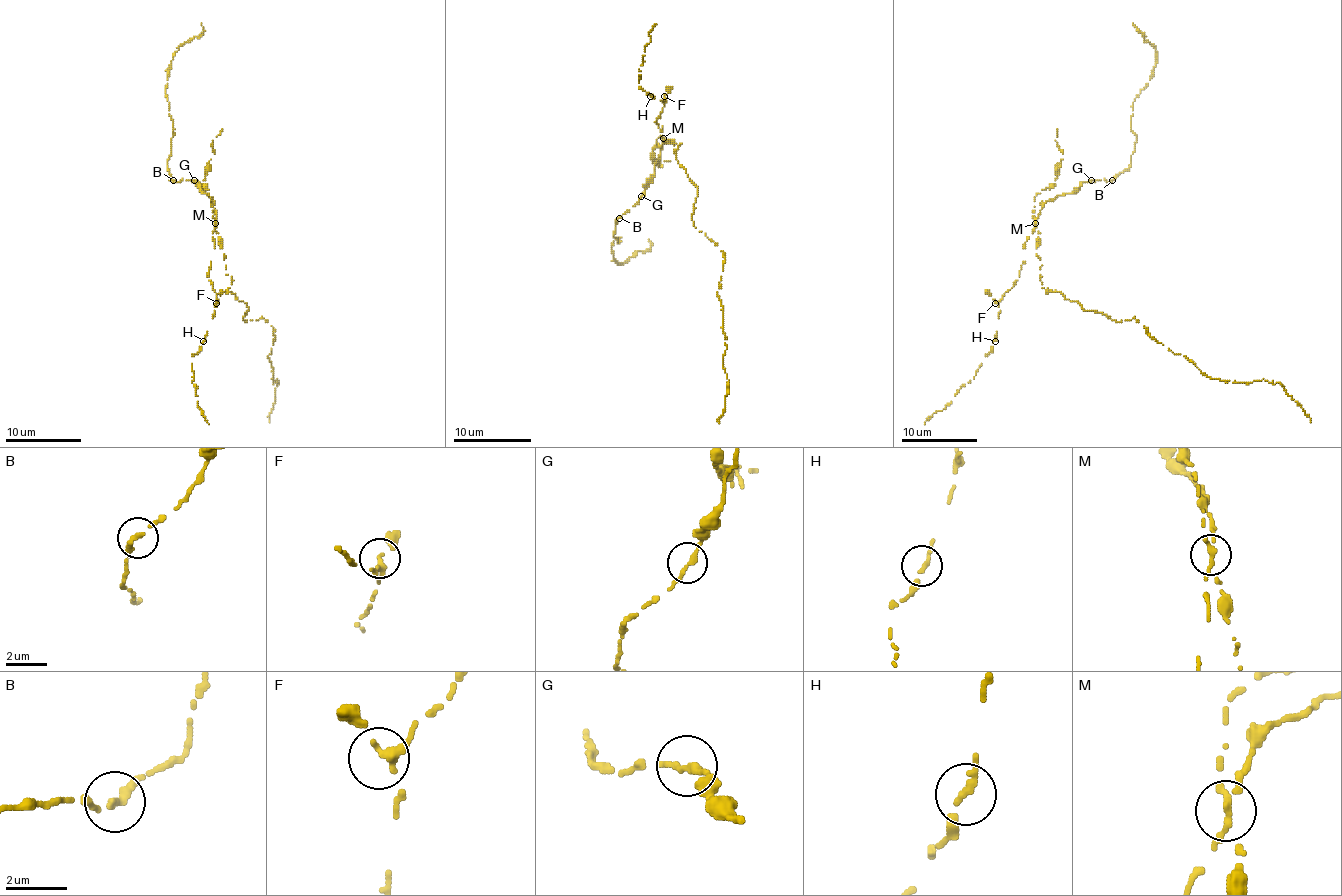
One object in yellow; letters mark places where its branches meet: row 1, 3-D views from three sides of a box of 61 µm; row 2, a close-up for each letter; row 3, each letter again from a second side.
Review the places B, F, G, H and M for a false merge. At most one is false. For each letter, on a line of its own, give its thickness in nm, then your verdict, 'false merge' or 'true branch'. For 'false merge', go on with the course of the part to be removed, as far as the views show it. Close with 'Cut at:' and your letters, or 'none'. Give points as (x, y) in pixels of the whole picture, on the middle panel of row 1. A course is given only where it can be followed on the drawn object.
B: 240 nm thick; true branch
F: 200 nm thick; true branch
G: 240 nm thick; true branch
H: 200 nm thick; true branch
M: 190 nm thick; false merge; foreign part runs (662, 137), (680, 143), (678, 163), (697, 188), (693, 225), (725, 259), (717, 294), (729, 390), (719, 423)
Cut at: M

